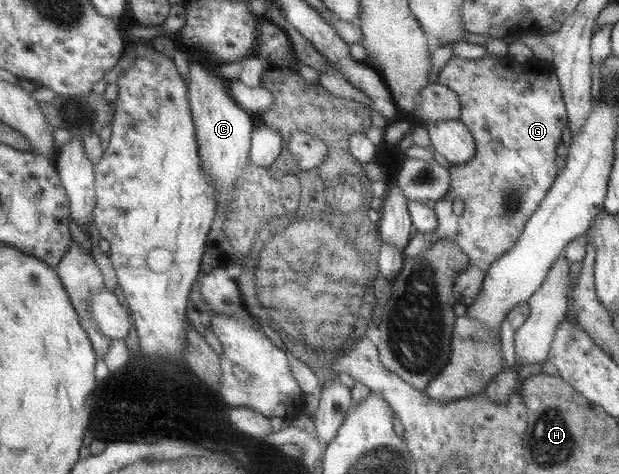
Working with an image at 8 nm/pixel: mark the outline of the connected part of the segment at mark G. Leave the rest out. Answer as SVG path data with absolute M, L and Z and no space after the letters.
M488 54L477 60L453 55L439 71L437 81L458 95L461 103L460 118L472 132L476 153L466 163L451 164L451 188L434 205L438 227L432 233L419 232L402 252L406 258L411 258L439 239L455 241L469 257L469 264L465 271L455 277L454 297L459 303L468 306L476 301L491 264L514 247L522 236L526 222L552 187L559 172L556 167L556 149L567 128L567 109L559 77L549 60L532 58L530 62L521 64L510 55L496 57Z

